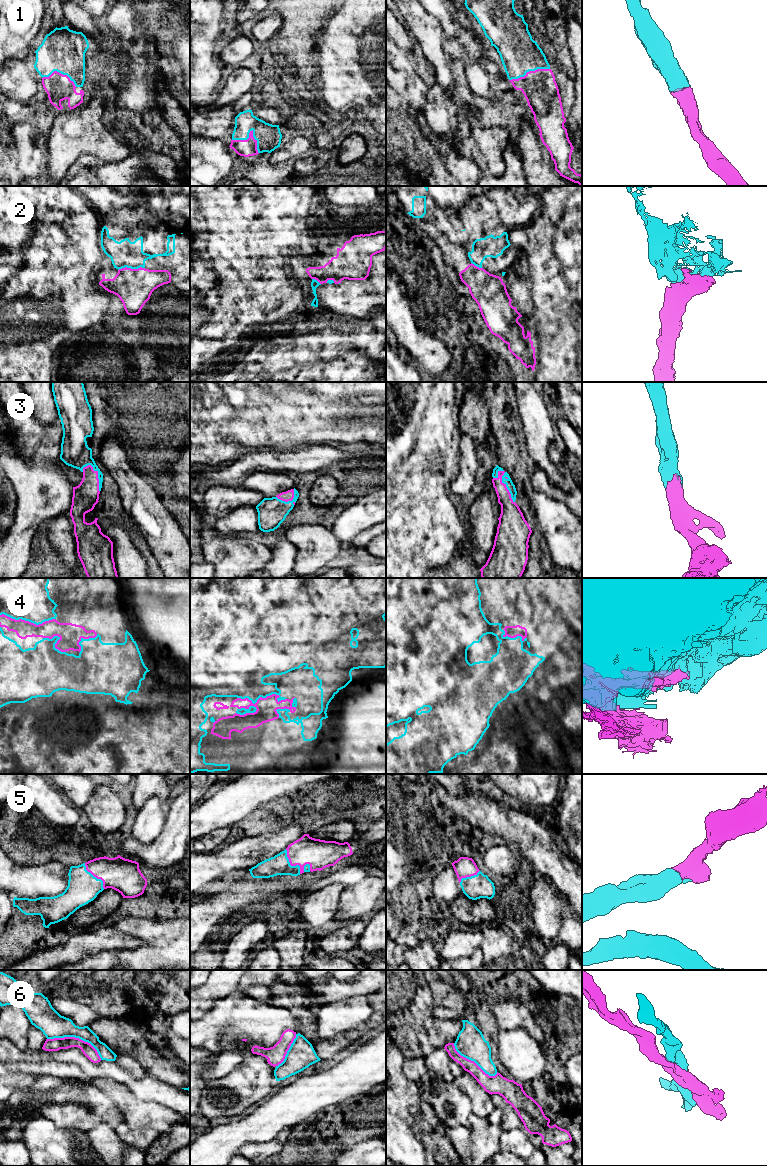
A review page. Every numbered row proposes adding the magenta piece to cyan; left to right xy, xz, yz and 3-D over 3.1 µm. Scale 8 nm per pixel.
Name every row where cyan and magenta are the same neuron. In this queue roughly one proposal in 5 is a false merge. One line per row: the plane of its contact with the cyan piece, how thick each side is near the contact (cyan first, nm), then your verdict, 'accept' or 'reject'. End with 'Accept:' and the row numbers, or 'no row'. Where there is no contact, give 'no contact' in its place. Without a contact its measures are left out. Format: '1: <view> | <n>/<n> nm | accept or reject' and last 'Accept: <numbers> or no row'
1: xz | 200/140 nm | accept
2: xy | 220/300 nm | accept
3: yz | 70/160 nm | accept
4: xz | 380/160 nm | accept
5: xz | 160/240 nm | accept
6: xy | 200/100 nm | reject
Accept: 1, 2, 3, 4, 5

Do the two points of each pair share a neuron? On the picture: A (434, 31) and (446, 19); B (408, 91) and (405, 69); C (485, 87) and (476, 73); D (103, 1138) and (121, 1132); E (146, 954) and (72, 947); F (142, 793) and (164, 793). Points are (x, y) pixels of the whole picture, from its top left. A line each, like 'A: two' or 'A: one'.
A: two
B: one
C: one
D: two
E: two
F: one

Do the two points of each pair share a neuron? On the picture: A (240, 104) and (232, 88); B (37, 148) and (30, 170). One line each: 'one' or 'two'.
A: two
B: one

